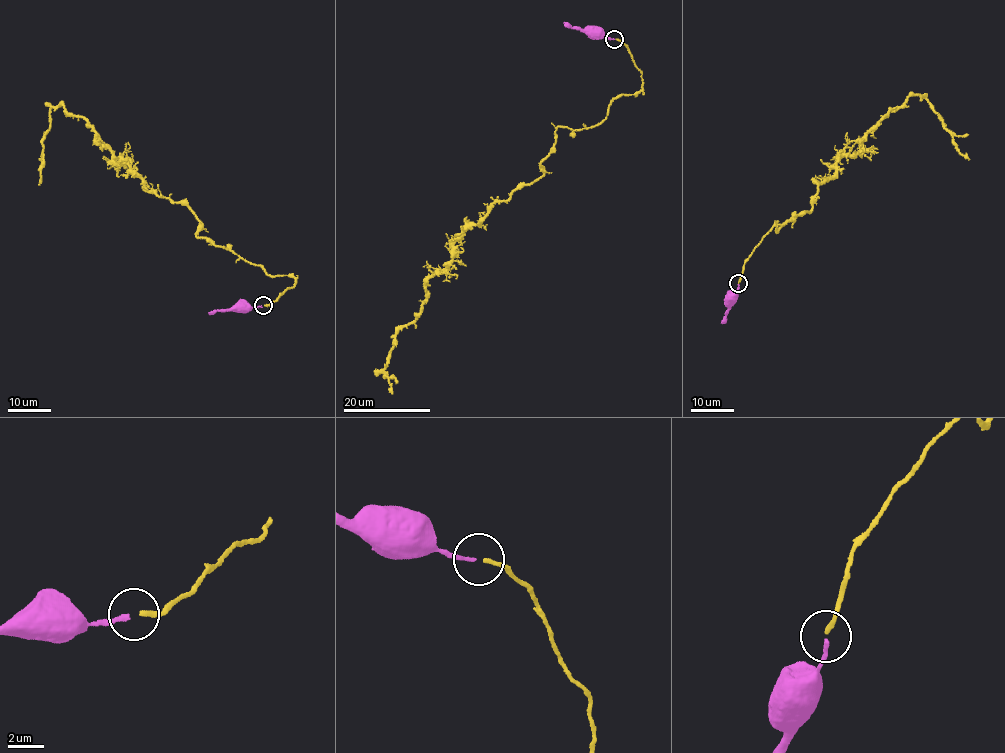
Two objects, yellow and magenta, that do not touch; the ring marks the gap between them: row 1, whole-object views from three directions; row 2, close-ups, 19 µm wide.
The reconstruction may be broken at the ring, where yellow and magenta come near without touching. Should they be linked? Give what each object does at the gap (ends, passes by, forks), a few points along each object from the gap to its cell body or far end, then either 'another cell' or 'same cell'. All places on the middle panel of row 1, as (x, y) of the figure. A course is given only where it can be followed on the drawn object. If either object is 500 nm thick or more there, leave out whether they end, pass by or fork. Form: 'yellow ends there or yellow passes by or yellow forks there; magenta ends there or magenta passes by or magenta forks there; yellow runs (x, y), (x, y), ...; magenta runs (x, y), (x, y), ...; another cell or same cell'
yellow ends there; magenta ends there; yellow runs (616, 39), (642, 88), (596, 125), (556, 129), (541, 177), (454, 242), (396, 334), (381, 371), (396, 384); magenta runs (613, 38), (580, 31), (563, 23); another cell

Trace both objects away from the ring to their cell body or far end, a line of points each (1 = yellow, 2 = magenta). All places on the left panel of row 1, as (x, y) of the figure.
1: (264, 306), (296, 278), (271, 276), (196, 236), (196, 215), (147, 190), (64, 105), (51, 109), (38, 184)
2: (261, 305), (244, 311), (208, 312)

